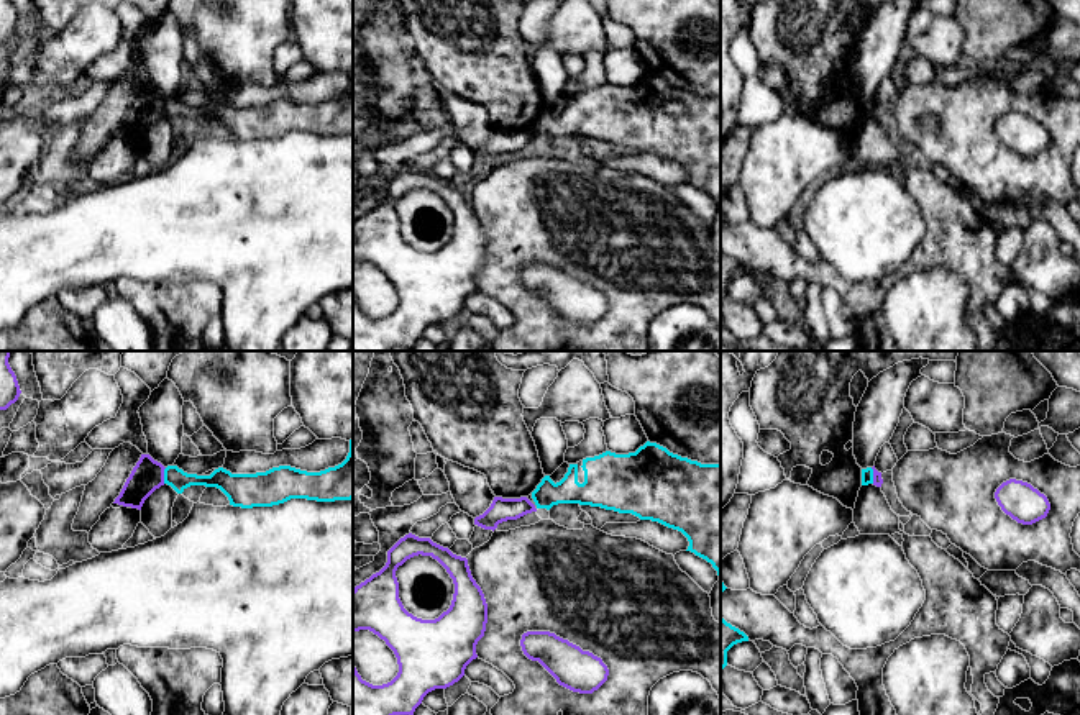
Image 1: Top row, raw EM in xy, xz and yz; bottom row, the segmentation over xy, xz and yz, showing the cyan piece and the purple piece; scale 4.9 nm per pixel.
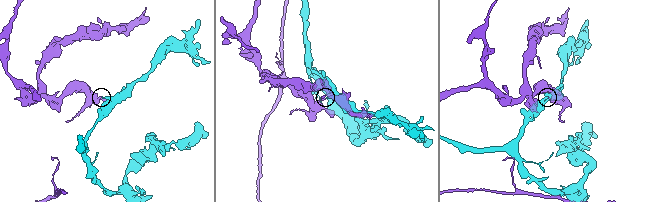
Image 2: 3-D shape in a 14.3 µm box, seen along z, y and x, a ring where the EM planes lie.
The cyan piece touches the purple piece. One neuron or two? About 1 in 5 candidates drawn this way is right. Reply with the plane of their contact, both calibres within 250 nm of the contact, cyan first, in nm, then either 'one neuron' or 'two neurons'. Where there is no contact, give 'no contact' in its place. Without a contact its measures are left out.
meets cyan in xy; 100 nm thick on the cyan side, 160 nm on the other; two neurons

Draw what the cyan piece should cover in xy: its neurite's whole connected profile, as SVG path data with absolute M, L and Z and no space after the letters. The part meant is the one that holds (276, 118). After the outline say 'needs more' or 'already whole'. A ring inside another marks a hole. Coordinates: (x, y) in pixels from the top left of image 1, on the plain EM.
M353 71L346 92L320 105L291 98L272 100L256 107L231 107L218 100L210 108L187 107L177 98L164 102L164 116L182 126L190 118L220 121L230 138L241 141L272 139L291 131L335 134L353 131Z; already whole

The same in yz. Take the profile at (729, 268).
M721 249L721 303L727 298L727 284L742 274L748 274L748 269Z; already whole

